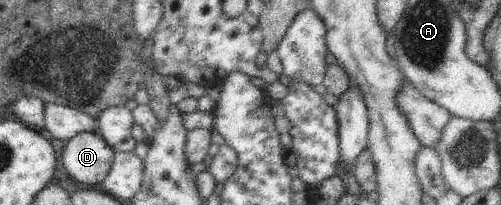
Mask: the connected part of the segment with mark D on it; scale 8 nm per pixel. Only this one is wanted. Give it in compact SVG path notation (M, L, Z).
M83 132L67 142L63 148L62 160L72 179L79 181L79 183L95 185L95 183L101 183L109 173L114 155L113 148L107 145L99 133Z

